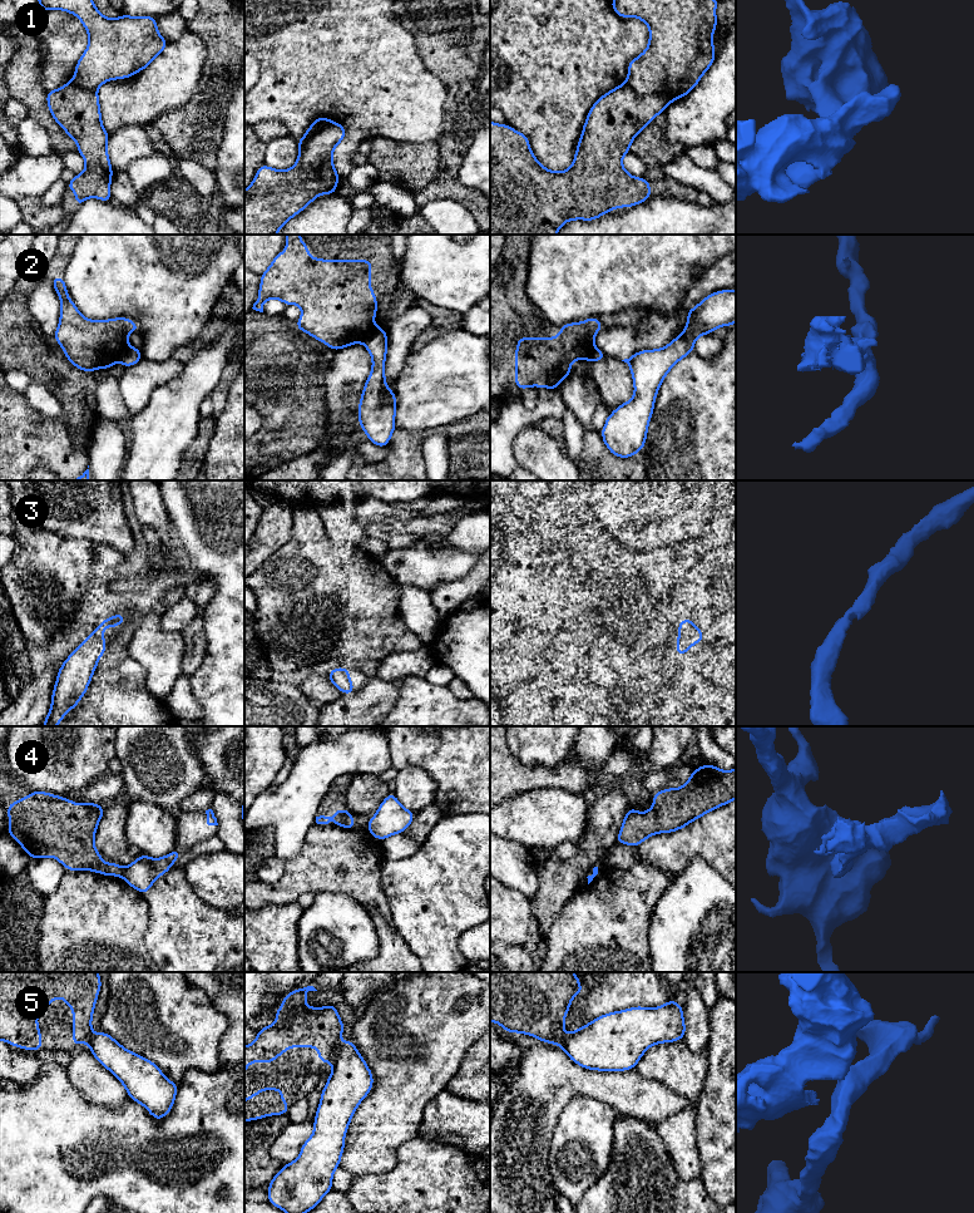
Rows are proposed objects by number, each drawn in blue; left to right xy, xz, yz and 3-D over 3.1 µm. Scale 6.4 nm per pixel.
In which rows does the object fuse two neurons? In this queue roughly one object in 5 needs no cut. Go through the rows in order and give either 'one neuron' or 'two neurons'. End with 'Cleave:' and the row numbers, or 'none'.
1: two neurons
2: two neurons
3: one neuron
4: two neurons
5: two neurons
Cleave: 1, 2, 4, 5

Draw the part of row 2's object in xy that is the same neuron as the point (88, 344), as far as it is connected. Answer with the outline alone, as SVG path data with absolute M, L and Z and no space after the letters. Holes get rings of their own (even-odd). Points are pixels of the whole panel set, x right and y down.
M53 276L51 282L54 285L55 292L60 299L60 320L58 324L58 329L53 335L56 342L61 346L65 352L66 359L81 371L93 371L95 369L109 369L119 360L120 349L128 346L128 335L134 331L140 331L140 326L134 324L128 317L115 317L110 320L88 320L85 319L78 310L76 305L69 299L68 290L65 286L64 277Z

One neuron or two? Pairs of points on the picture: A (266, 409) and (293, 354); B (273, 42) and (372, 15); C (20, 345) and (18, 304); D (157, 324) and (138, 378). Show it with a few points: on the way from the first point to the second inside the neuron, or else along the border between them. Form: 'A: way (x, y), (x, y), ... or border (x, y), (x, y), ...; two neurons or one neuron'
A: way (280, 395), (282, 393), (283, 368); one neuron
B: way (298, 42), (336, 42), (339, 39), (347, 39); one neuron
C: way (18, 335), (18, 314); one neuron
D: border (143, 356), (157, 361), (166, 361), (172, 358); two neurons

